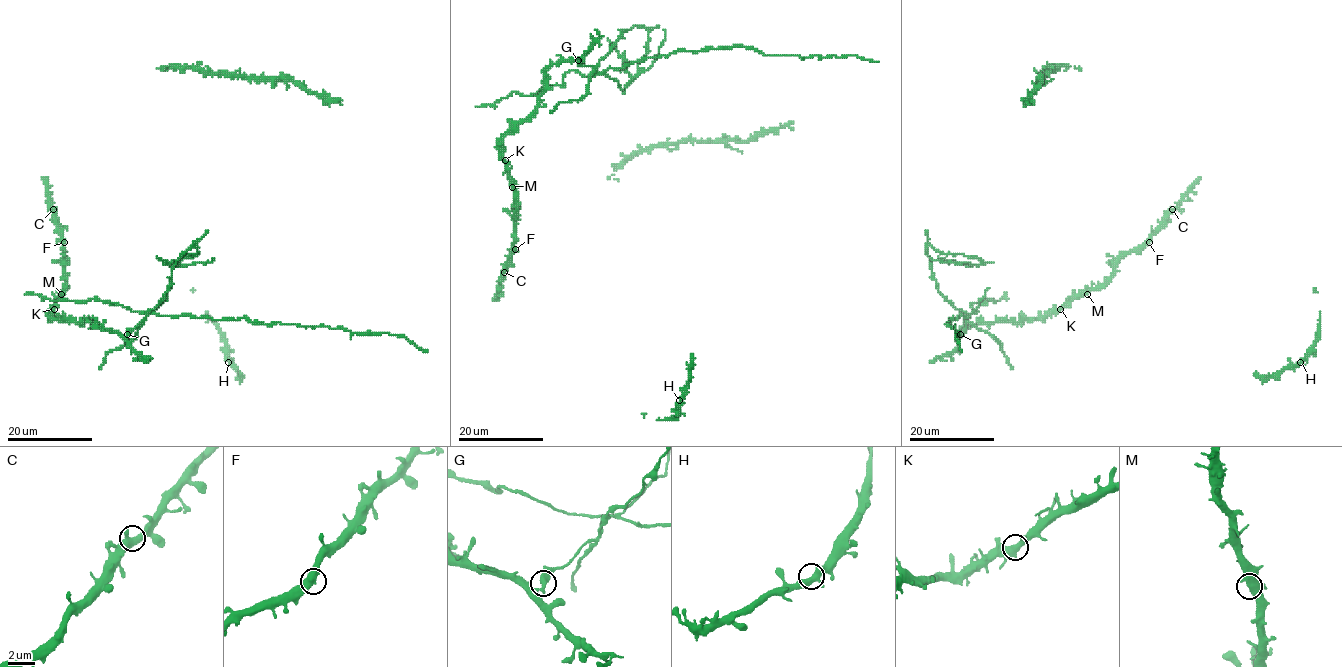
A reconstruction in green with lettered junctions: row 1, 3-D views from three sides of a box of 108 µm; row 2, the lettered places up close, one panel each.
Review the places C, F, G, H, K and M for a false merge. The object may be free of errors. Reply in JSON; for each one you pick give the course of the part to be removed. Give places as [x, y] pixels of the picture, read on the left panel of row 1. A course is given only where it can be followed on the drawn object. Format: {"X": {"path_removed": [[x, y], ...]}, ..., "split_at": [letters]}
{"G": {"path_removed": [[127, 334], [147, 313], [186, 314], [403, 335], [427, 351]]}, "split_at": ["G"]}

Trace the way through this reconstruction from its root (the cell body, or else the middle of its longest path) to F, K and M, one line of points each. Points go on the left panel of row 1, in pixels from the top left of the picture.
F: (87, 321), (57, 320), (51, 317), (51, 310), (64, 286), (64, 242)
K: (87, 321), (57, 320), (51, 317), (54, 309)
M: (87, 321), (57, 320), (51, 317), (51, 310), (61, 294)

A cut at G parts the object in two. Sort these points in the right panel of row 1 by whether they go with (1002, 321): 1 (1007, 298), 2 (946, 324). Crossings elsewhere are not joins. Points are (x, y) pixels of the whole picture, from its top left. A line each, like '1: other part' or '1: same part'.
1: other part
2: other part

